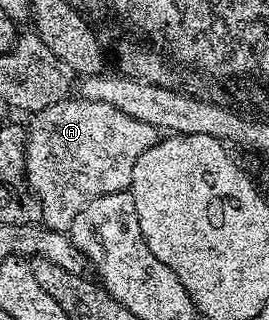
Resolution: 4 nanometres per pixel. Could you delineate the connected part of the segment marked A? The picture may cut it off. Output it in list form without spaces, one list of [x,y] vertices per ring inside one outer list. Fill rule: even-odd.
[[[66,99],[32,114],[25,138],[25,178],[41,204],[40,224],[60,233],[68,233],[75,215],[95,199],[112,193],[124,193],[133,184],[135,163],[139,155],[150,149],[159,139],[159,131],[151,123],[131,119],[111,103]]]

